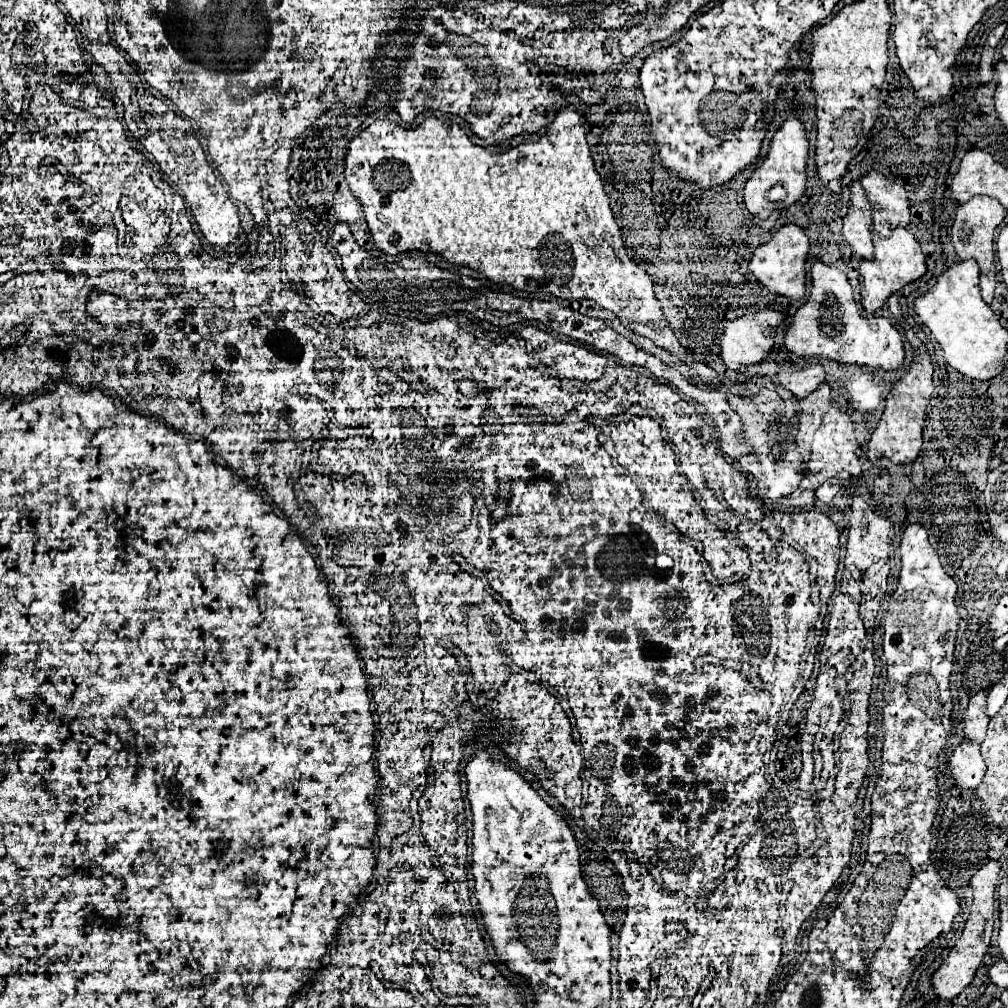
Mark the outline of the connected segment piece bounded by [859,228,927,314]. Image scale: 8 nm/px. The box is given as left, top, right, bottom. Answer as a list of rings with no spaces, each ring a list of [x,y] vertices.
[[[897,228],[897,230],[893,230],[893,234],[889,238],[881,238],[881,236],[873,234],[873,244],[875,244],[875,260],[861,262],[861,266],[859,266],[861,298],[863,298],[863,308],[867,314],[881,310],[891,294],[899,292],[905,284],[919,280],[927,272],[925,254],[921,252],[919,242],[913,238],[913,234],[909,230]]]

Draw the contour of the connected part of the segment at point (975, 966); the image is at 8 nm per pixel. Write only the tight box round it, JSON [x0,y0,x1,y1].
[933,862,1001,1000]

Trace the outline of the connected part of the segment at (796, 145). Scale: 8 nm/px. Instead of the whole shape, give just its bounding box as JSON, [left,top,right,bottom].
[745,116,809,232]

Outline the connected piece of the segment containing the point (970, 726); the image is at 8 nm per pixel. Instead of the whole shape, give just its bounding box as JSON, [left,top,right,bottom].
[963,690,991,742]

